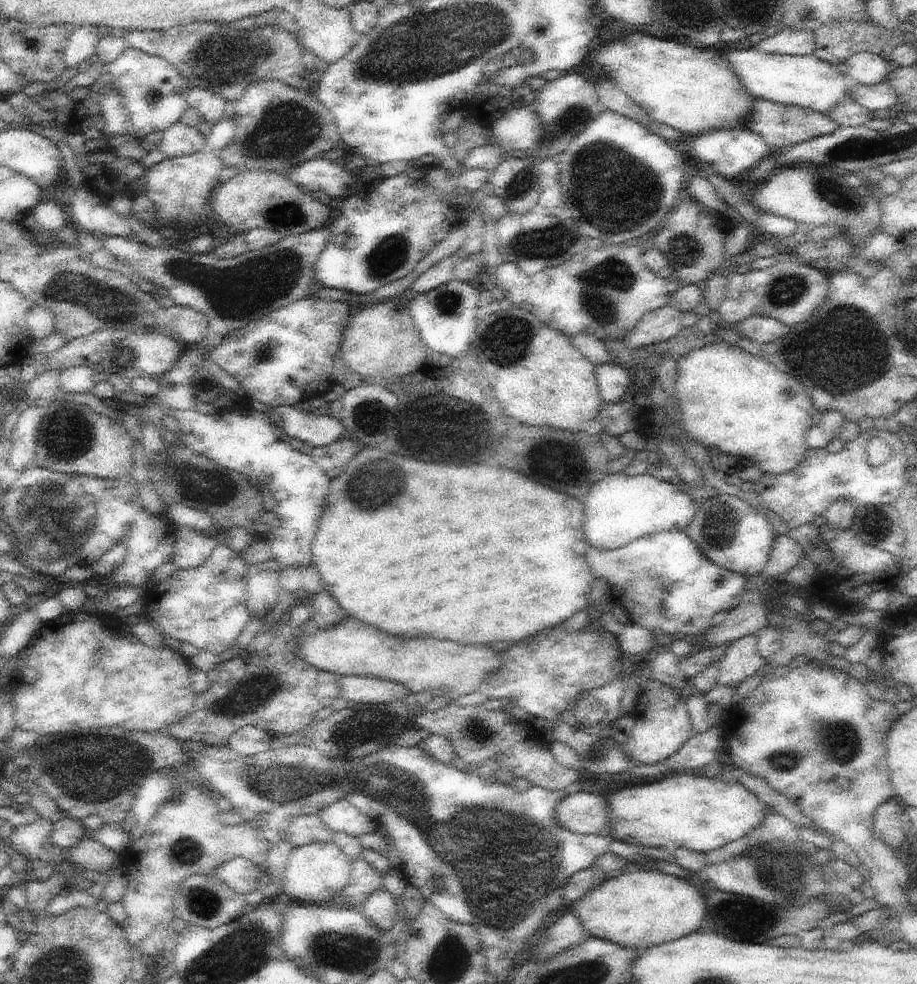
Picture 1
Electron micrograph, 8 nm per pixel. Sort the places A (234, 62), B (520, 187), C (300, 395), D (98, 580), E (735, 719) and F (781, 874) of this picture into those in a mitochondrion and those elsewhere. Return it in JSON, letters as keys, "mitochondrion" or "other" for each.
{"A":"mitochondrion","B":"mitochondrion","C":"other","D":"other","E":"other","F":"mitochondrion"}

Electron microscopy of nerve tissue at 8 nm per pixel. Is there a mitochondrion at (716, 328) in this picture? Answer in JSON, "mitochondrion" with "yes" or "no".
{"mitochondrion":"no"}

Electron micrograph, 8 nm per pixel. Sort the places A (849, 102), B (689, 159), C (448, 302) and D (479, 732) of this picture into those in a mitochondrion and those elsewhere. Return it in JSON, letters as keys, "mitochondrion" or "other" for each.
{"A":"other","B":"other","C":"mitochondrion","D":"mitochondrion"}

